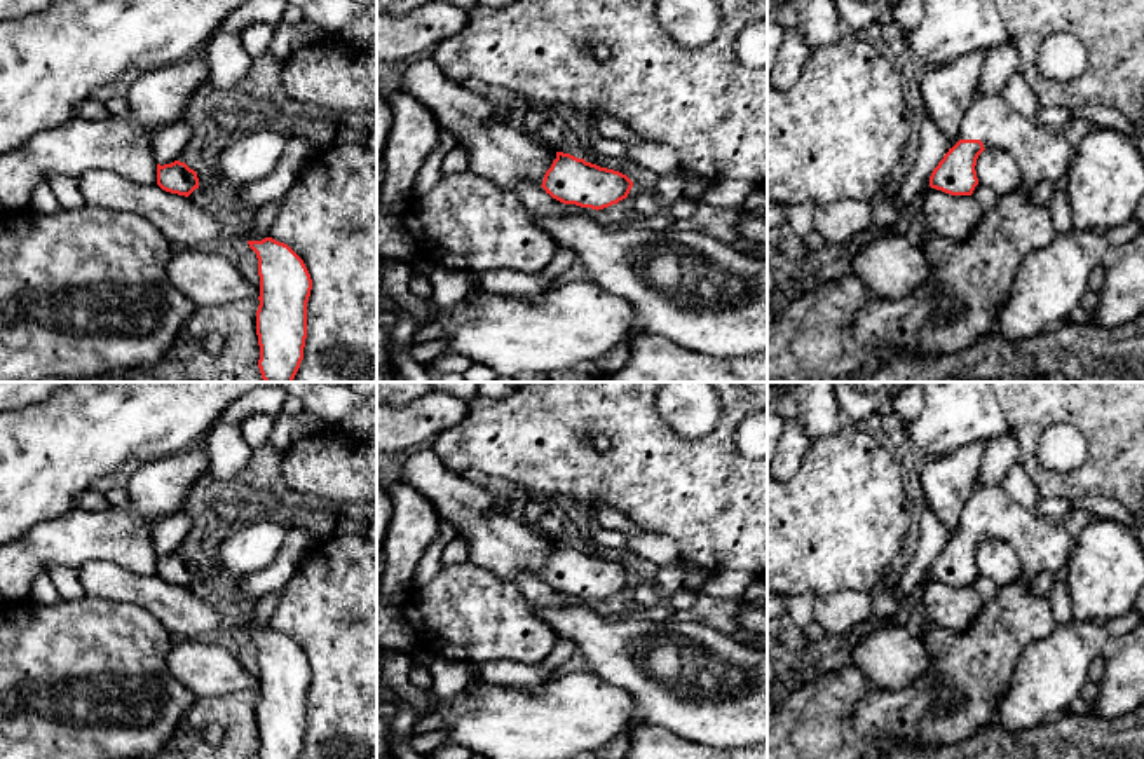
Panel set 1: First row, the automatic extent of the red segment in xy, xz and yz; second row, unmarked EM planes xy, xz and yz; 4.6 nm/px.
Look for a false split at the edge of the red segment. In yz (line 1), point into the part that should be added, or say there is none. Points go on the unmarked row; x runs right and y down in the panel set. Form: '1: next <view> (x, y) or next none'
1: next yz (968, 676)

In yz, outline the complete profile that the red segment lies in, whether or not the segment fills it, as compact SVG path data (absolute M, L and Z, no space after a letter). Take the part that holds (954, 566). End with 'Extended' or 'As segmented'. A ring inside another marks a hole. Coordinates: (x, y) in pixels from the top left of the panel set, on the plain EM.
M978 476L959 516L959 532L933 560L930 578L950 586L971 586L978 576L977 550L985 539L1004 541L1018 555L1022 574L1001 586L992 600L984 602L977 619L964 632L952 632L926 616L921 640L931 658L928 670L900 691L875 687L856 703L853 726L860 735L882 743L895 740L907 747L928 749L971 738L982 726L996 721L1020 654L1057 626L1048 598L1034 595L1029 585L1045 571L1064 569L1072 555L1074 539L1055 520L1022 508L1001 483L984 483Z. Extended

